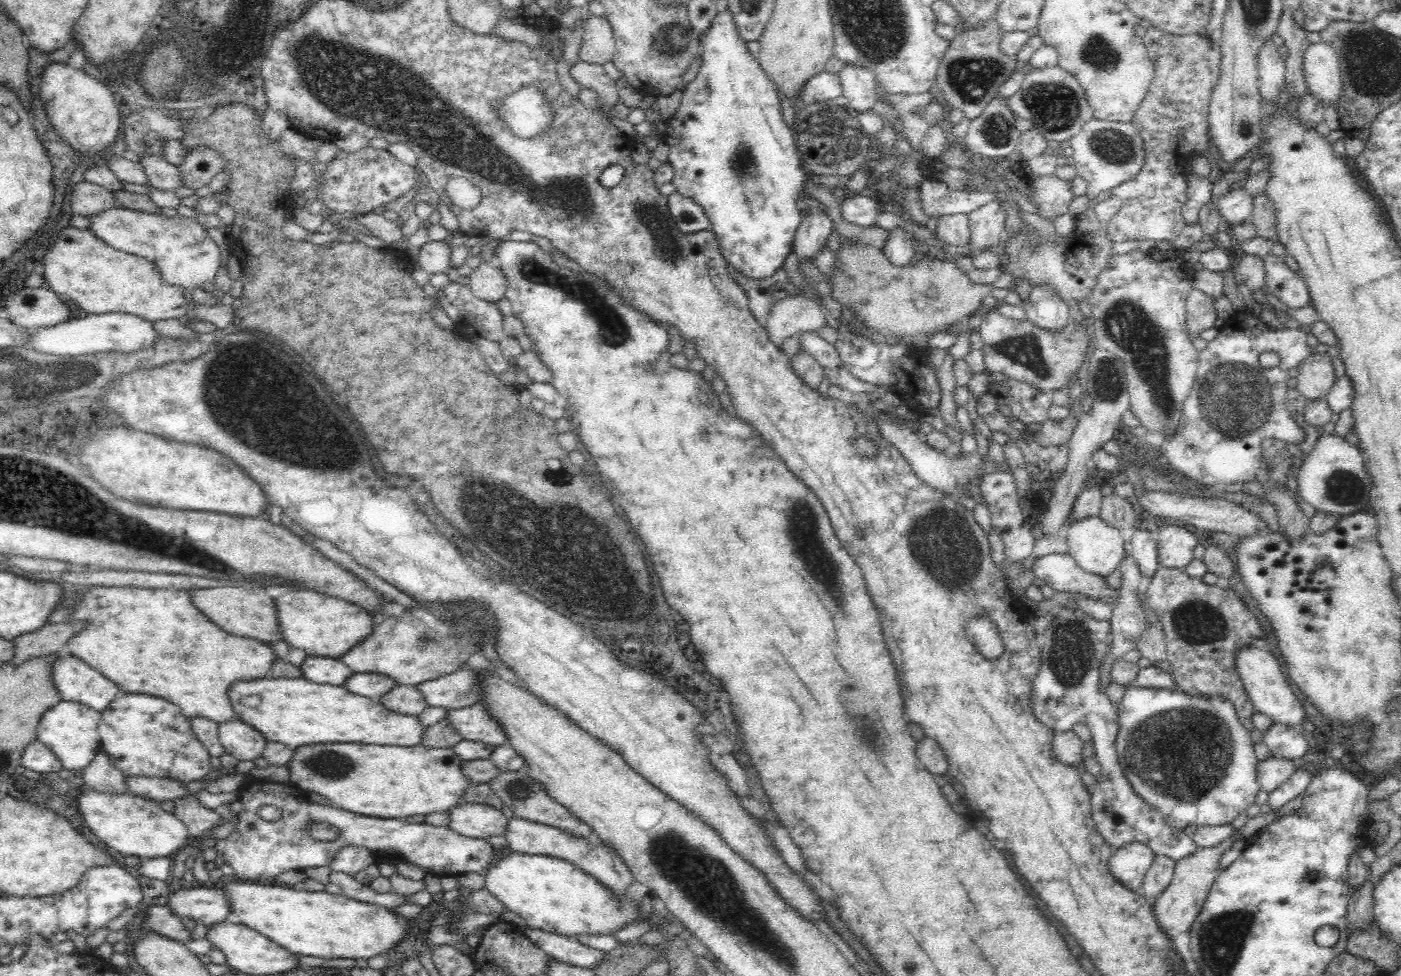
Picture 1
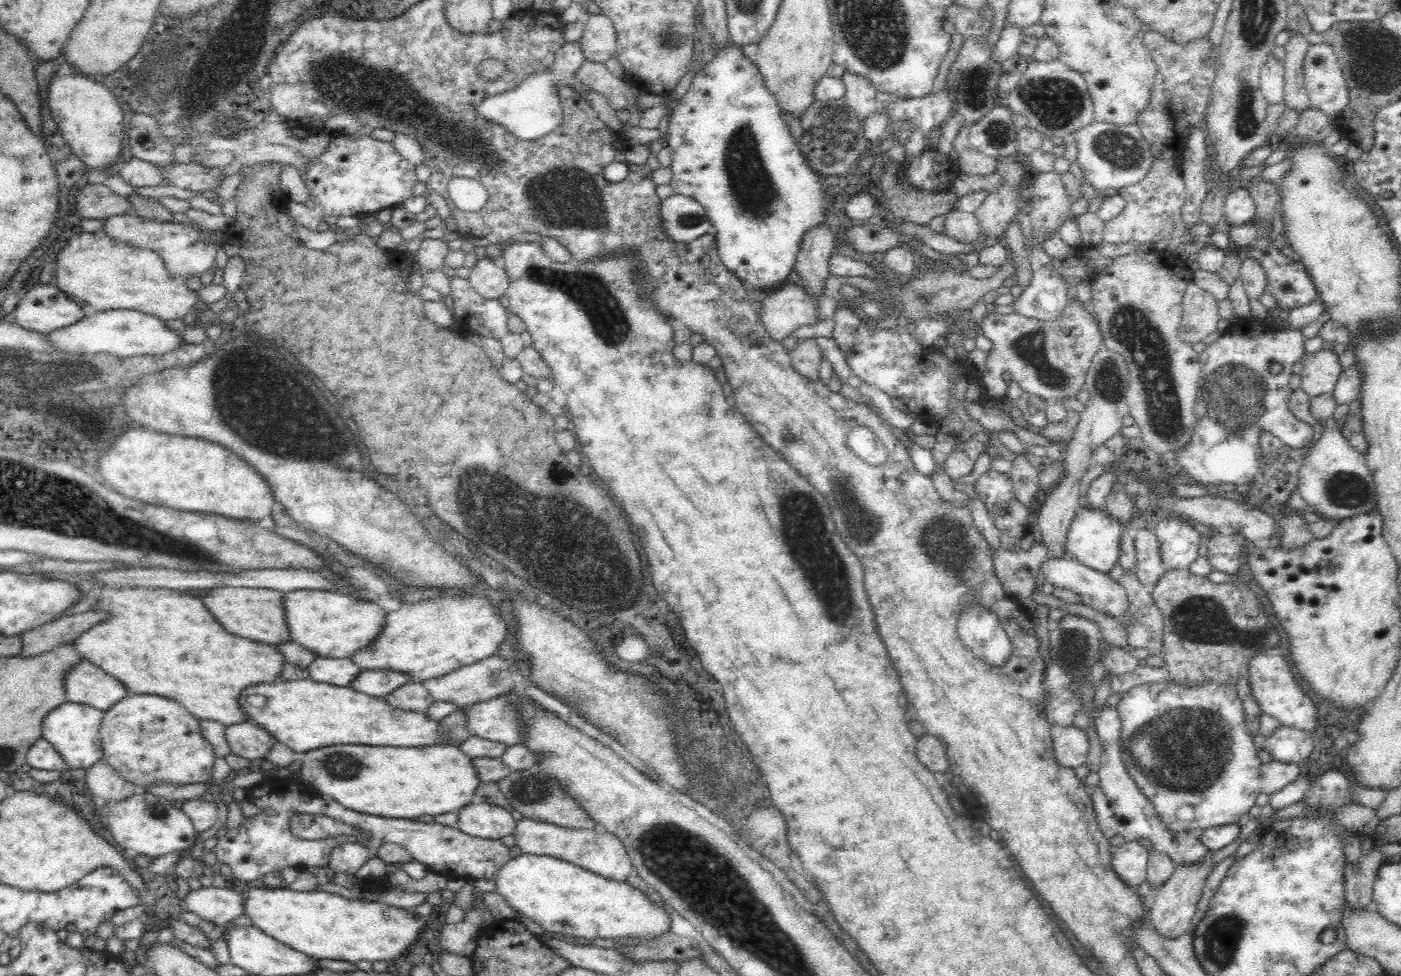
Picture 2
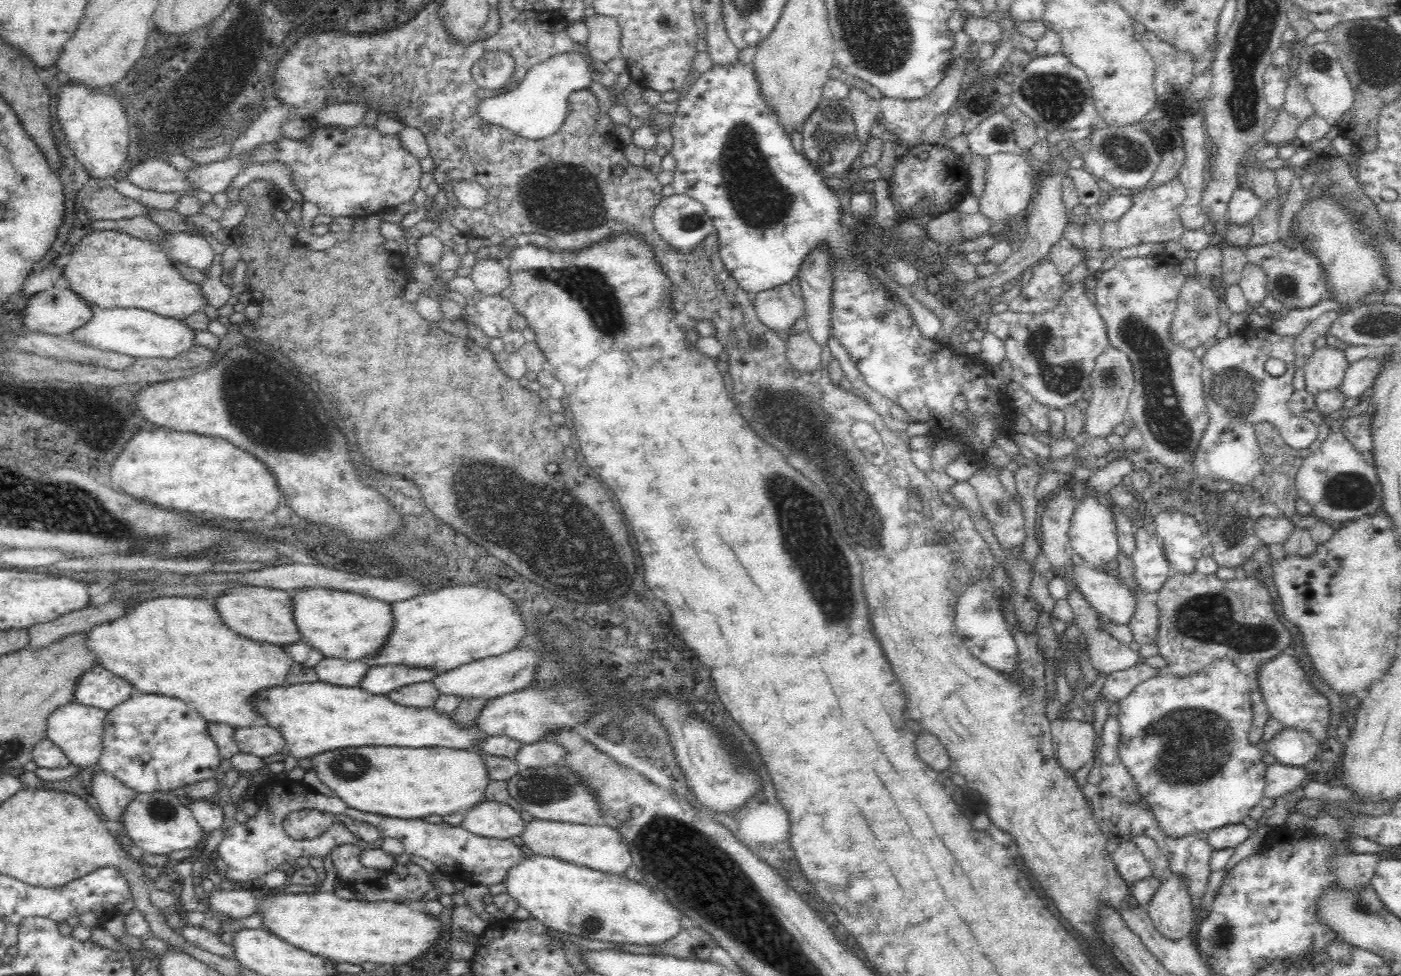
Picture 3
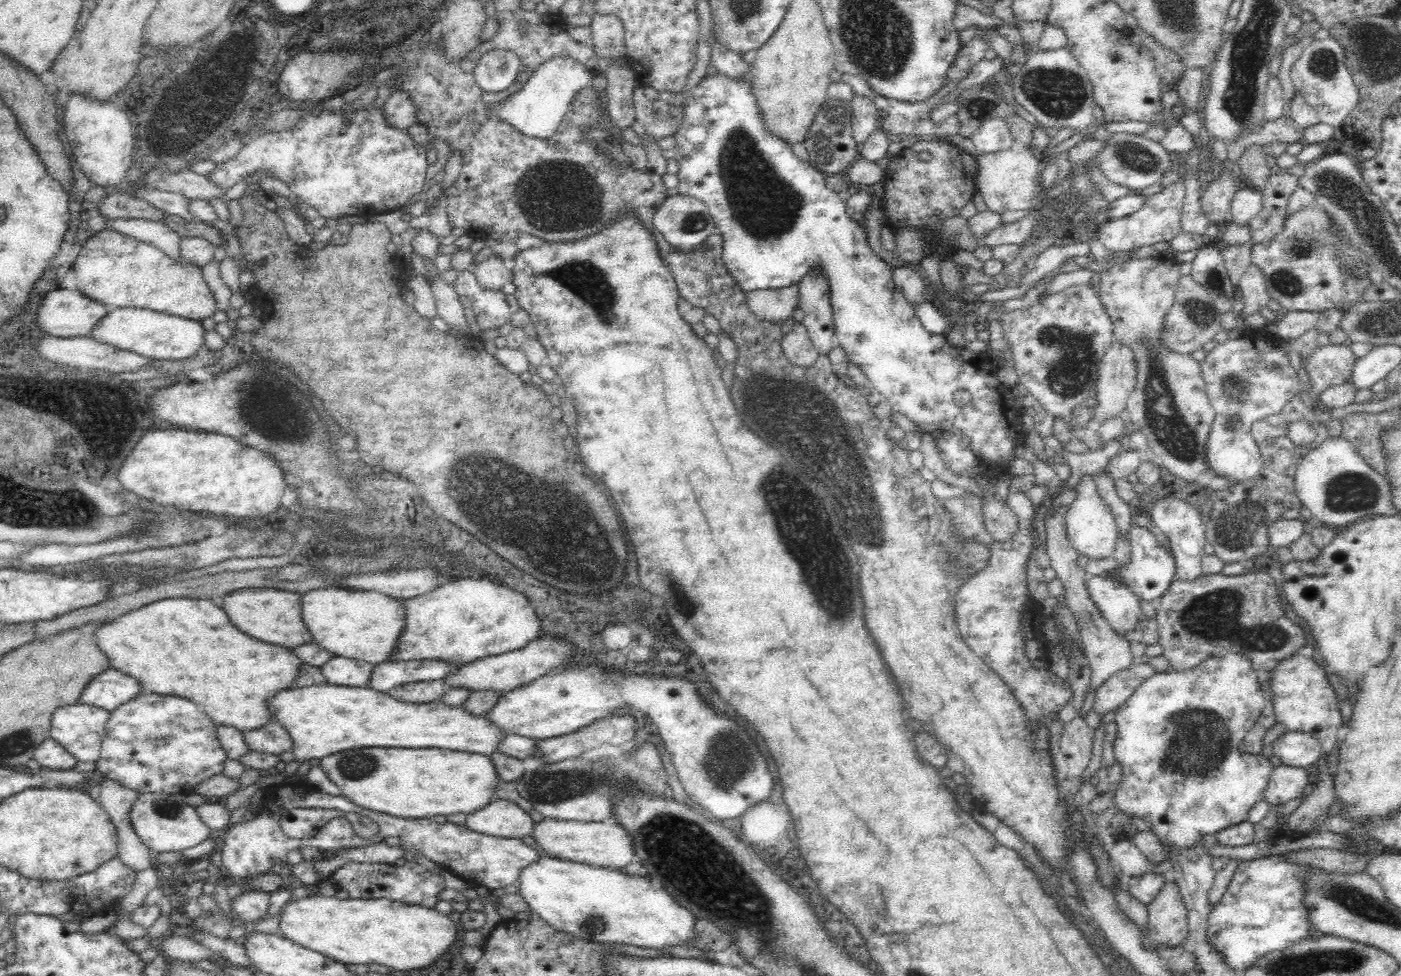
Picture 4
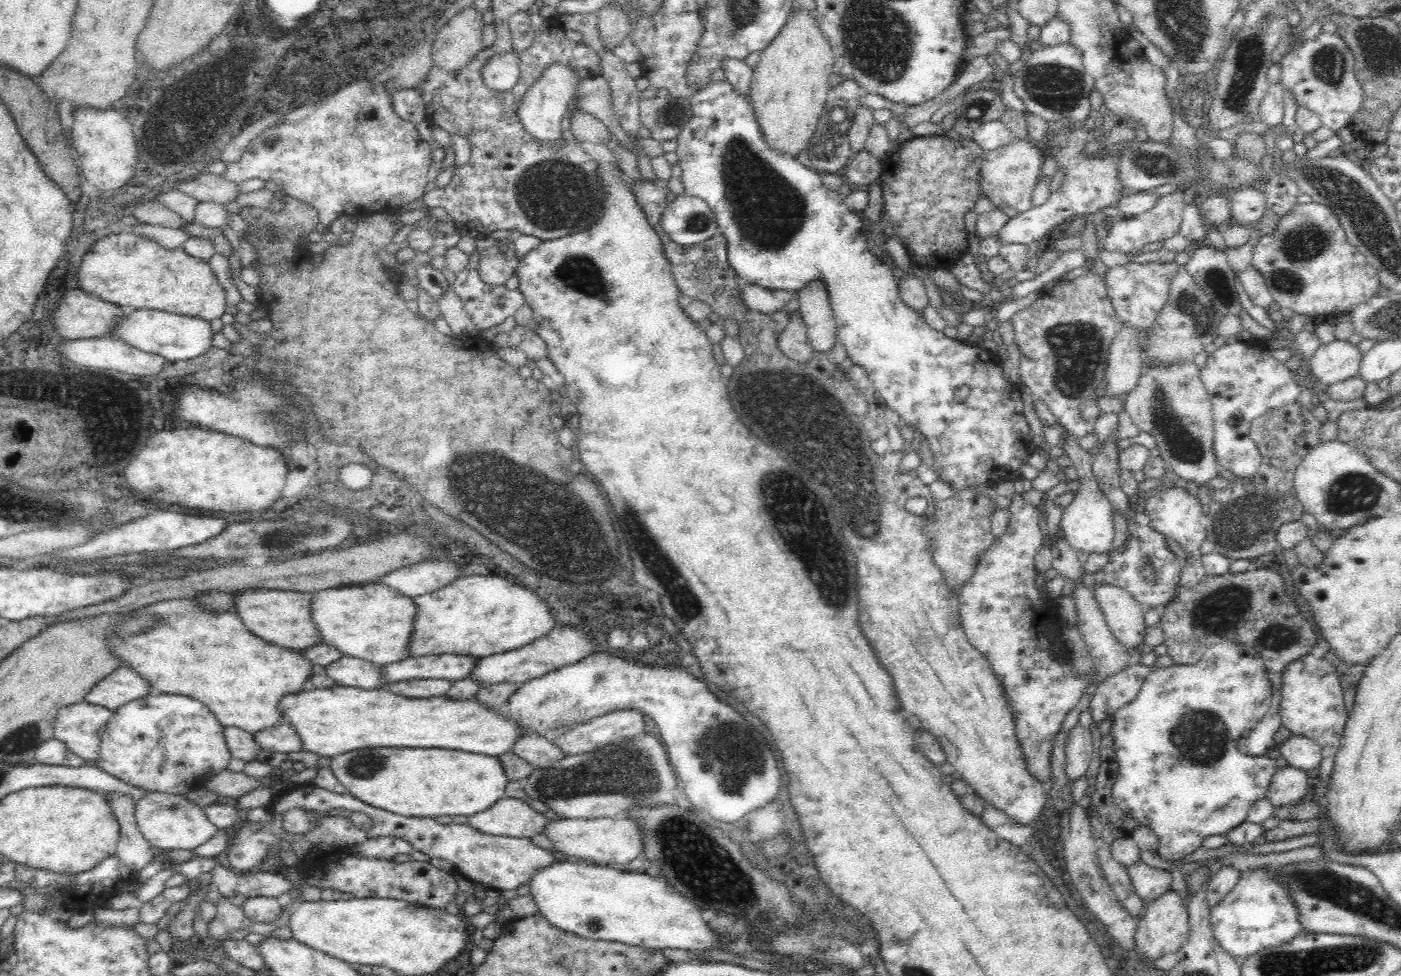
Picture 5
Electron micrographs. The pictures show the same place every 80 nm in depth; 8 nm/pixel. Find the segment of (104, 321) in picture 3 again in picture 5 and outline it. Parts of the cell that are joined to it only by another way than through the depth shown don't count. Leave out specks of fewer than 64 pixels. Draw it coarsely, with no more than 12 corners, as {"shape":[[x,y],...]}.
{"shape":[[129,309],[112,335],[172,362],[211,348],[209,320]]}

